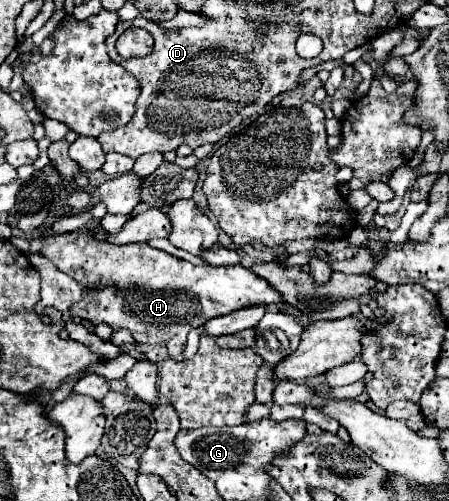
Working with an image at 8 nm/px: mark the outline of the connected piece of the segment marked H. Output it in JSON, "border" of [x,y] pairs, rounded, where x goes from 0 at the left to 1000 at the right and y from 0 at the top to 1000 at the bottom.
{"border":[[[196,459],[107,475],[94,507],[129,539],[200,579],[200,587],[156,611],[160,627],[200,643],[200,651],[241,647],[254,663],[290,659],[298,679],[316,687],[370,687],[383,719],[410,715],[419,663],[463,639],[566,607],[610,611],[628,599],[584,555],[535,527],[432,531],[330,487],[254,491],[214,479]]]}

